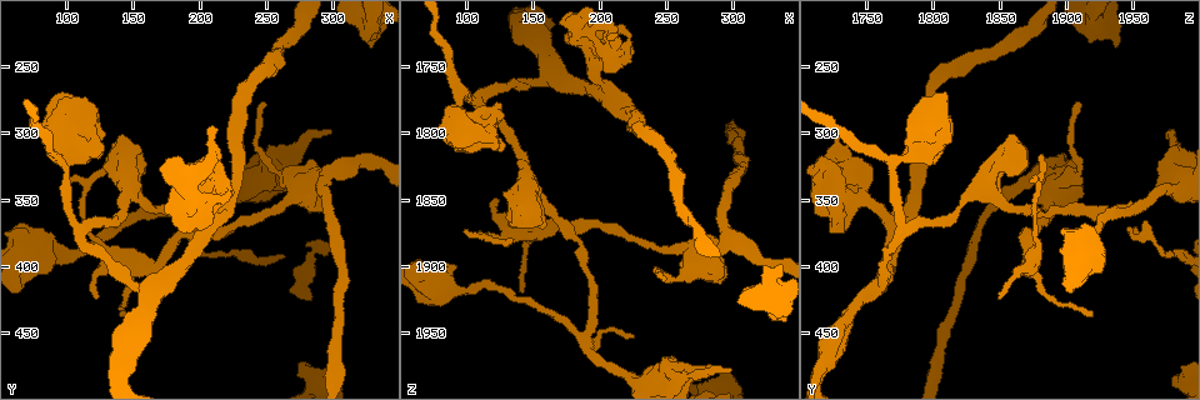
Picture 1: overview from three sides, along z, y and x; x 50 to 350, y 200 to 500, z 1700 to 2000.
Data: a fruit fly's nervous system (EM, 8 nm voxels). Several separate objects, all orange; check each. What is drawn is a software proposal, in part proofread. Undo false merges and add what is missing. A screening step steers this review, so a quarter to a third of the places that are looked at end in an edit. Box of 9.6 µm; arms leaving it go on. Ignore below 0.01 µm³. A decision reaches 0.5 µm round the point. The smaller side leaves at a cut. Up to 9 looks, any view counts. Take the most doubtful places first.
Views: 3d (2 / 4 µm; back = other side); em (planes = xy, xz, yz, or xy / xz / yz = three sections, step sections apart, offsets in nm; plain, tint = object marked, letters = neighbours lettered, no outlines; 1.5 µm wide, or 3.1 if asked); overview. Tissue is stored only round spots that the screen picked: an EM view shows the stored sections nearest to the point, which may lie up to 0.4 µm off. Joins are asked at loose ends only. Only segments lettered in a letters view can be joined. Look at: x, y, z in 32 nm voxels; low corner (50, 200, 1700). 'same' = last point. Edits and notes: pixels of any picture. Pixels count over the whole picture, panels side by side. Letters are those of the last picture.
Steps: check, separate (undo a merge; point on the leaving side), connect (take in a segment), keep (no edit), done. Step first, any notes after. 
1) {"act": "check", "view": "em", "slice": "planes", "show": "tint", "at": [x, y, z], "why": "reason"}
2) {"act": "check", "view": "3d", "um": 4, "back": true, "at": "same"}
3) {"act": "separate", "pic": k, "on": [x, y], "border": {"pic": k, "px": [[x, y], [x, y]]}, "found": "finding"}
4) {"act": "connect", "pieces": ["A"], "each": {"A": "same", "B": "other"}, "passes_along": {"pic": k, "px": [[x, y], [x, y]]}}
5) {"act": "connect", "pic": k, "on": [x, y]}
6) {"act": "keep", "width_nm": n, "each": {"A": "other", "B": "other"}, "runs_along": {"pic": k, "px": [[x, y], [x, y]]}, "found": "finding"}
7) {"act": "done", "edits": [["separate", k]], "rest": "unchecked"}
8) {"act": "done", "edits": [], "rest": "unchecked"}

{"act": "check", "view": "3d", "um": 2, "at": [124, 424, 1848], "why": "branch stops here"}

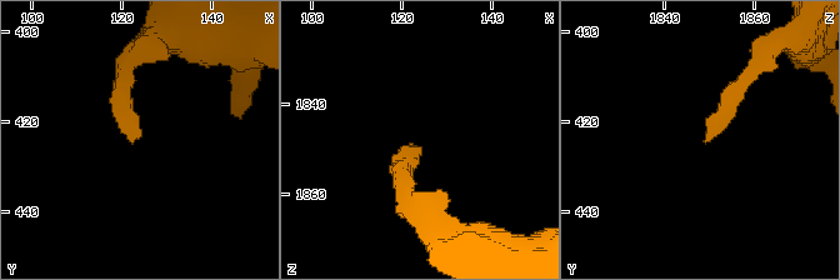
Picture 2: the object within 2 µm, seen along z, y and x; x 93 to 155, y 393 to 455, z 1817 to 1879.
{"act": "check", "view": "em", "slice": "planes", "show": "letters", "at": [122, 425, 1849]}

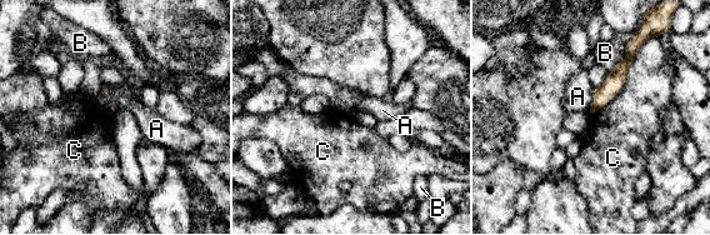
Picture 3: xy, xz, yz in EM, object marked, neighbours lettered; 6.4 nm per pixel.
{"act": "keep", "each": {"A": "other", "B": "other", "C": "other"}, "border": {"pic": 3, "px": [[643, 45], [624, 85], [590, 113]]}, "found": "no lettered segment goes on from it"}

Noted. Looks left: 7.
{"act": "check", "view": "em", "slice": "xz", "step": 8, "show": "tint", "at": [246, 276, 1908], "why": "thin end"}

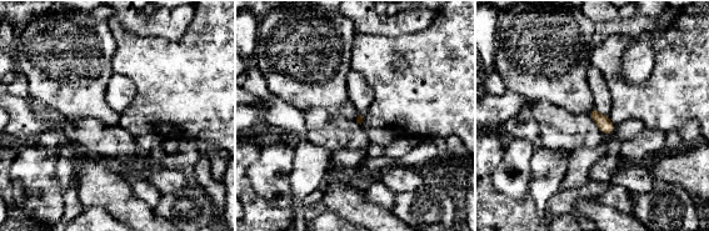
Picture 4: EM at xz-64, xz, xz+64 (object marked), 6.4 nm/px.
{"act": "check", "view": "em", "slice": "planes", "show": "letters", "at": "same", "why": "another direction"}

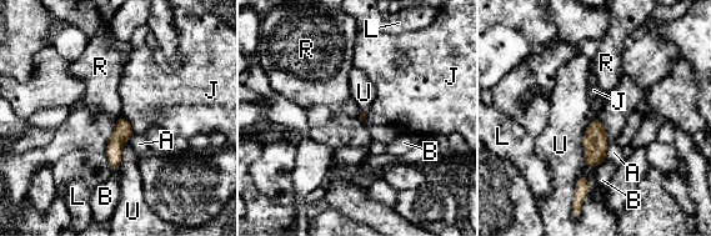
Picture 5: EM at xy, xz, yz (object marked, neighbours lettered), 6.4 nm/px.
{"act": "keep", "each": {"A": "other", "B": "other", "J": "other", "L": "other", "R": "other", "U": "other"}, "border": {"pic": 5, "px": [[597, 116], [590, 121]]}, "found": "none of them fits"}

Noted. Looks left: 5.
{"act": "check", "view": "3d", "um": 4, "at": [142, 358, 1822], "why": "thin neck"}

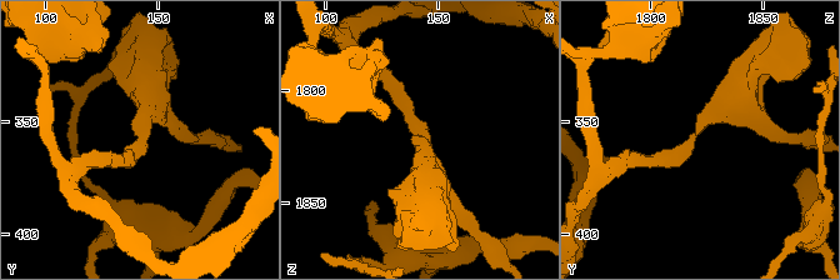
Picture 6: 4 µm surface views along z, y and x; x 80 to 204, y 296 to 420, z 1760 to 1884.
{"act": "check", "view": "em", "slice": "planes", "show": "letters", "at": [143, 357, 1819], "why": "now the EM"}

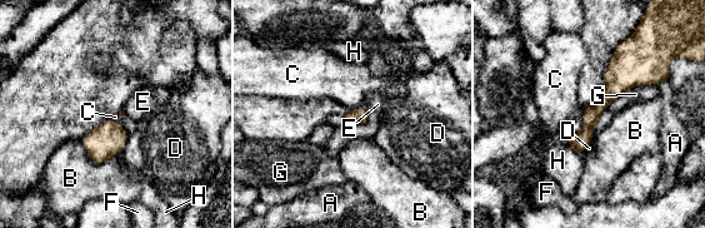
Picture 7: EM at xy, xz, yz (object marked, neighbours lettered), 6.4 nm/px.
{"act": "keep", "each": {"A": "other", "B": "other", "C": "other", "D": "other", "E": "other", "F": "other", "G": "other", "H": "other"}, "border": {"pic": 7, "px": [[80, 140], [94, 163], [119, 155]]}, "found": "one neuron here"}

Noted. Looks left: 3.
{"act": "check", "view": "em", "slice": "xz", "step": 4, "show": "tint", "at": [298, 298, 1978], "why": "free end"}

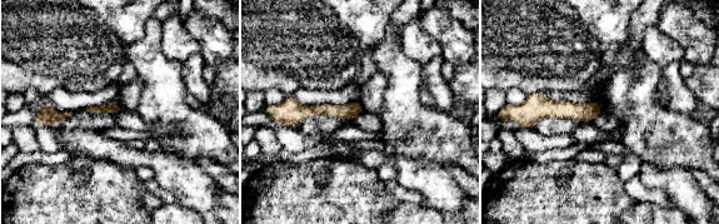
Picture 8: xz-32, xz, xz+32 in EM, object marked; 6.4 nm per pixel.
{"act": "check", "view": "em", "slice": "planes", "show": "letters", "at": "same"}

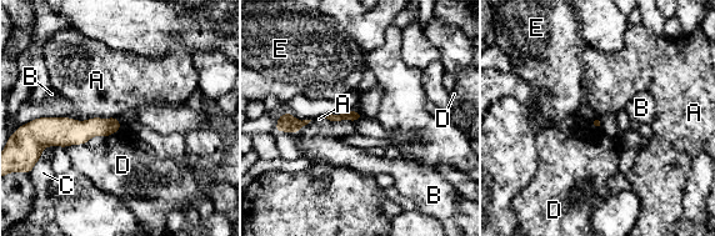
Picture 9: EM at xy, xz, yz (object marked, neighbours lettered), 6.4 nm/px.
{"act": "keep", "longest_contact_nm": ["D", 160], "each": {"A": "other", "B": "other", "C": "other", "D": "other", "E": "other"}, "border": {"pic": 9, "px": [[90, 116], [99, 118]]}, "found": "no lettered segment goes on from it"}

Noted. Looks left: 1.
{"act": "done", "edits": [], "rest": "unchecked"}

